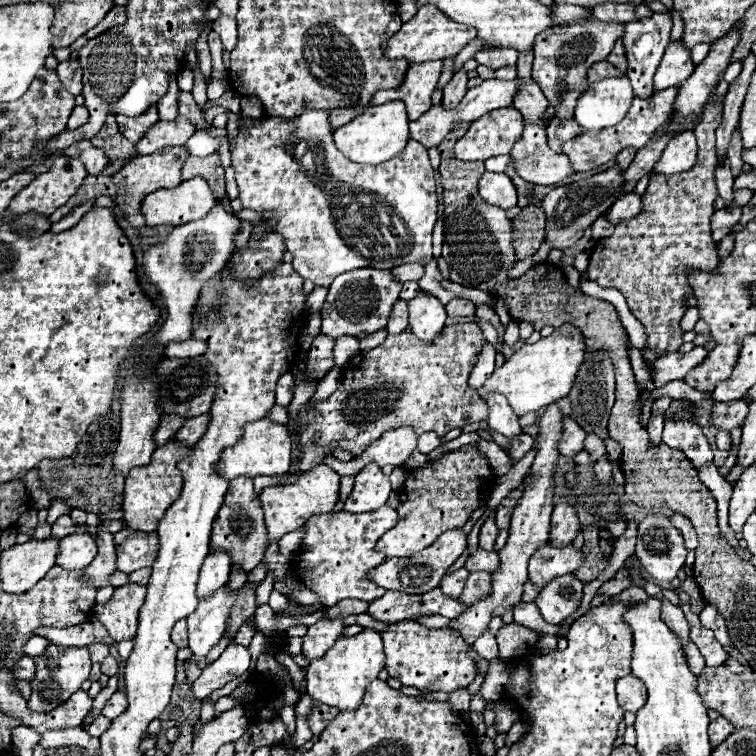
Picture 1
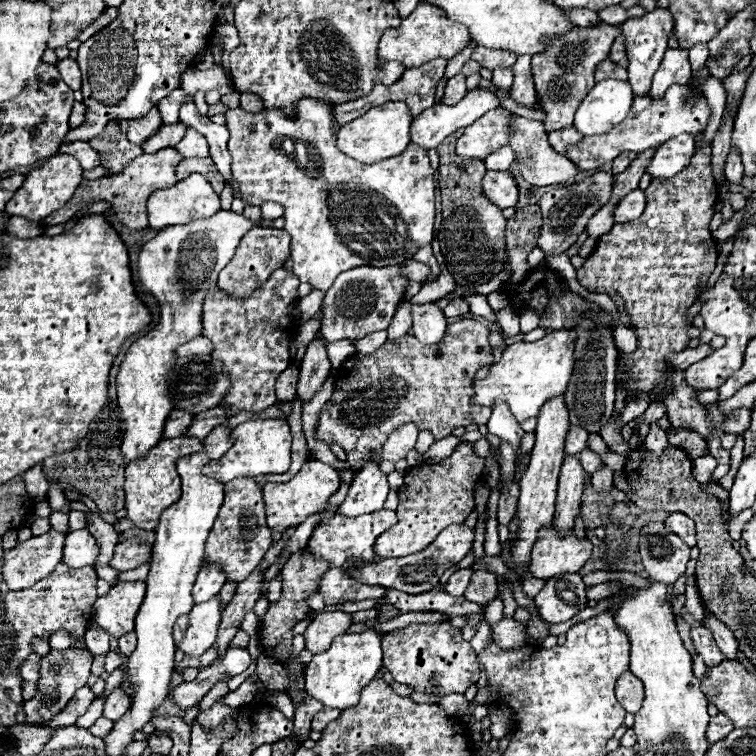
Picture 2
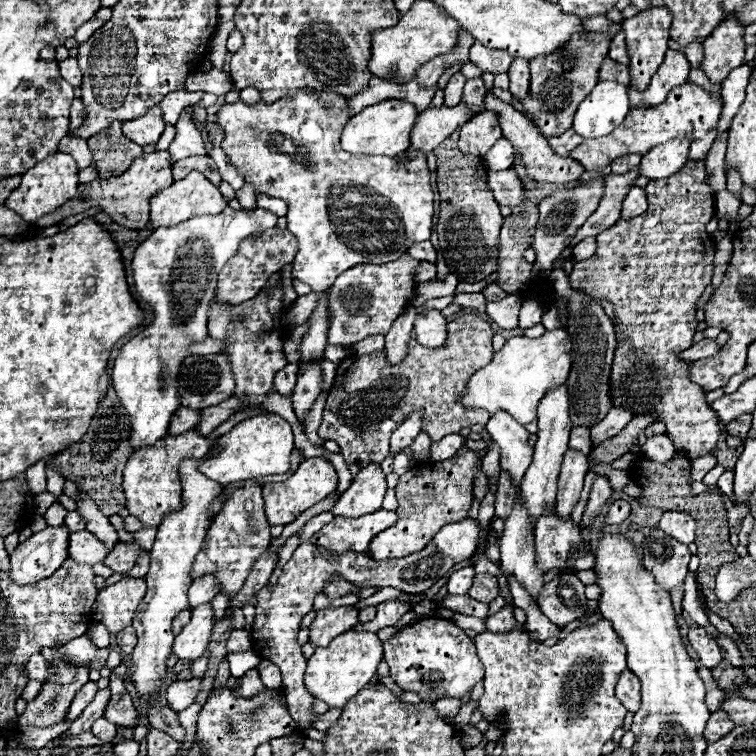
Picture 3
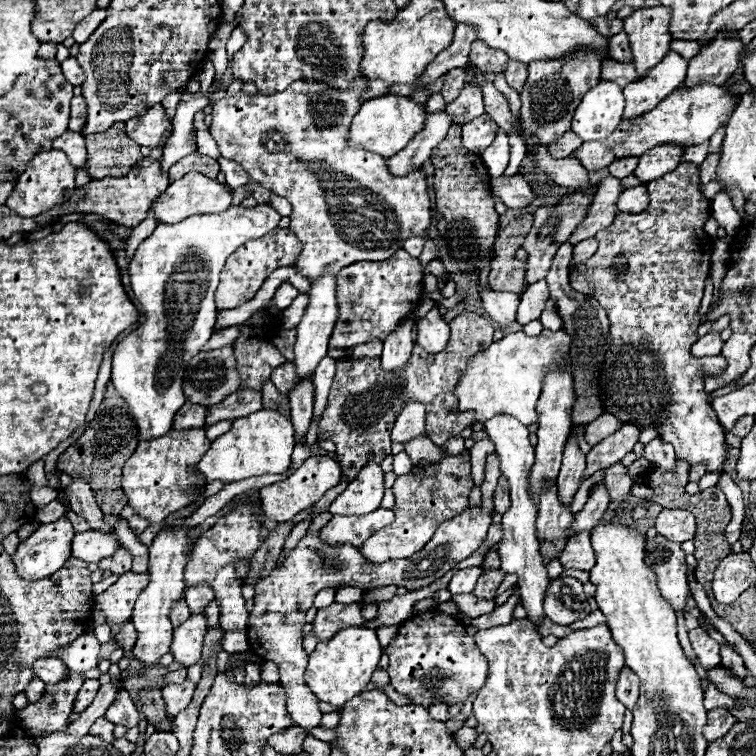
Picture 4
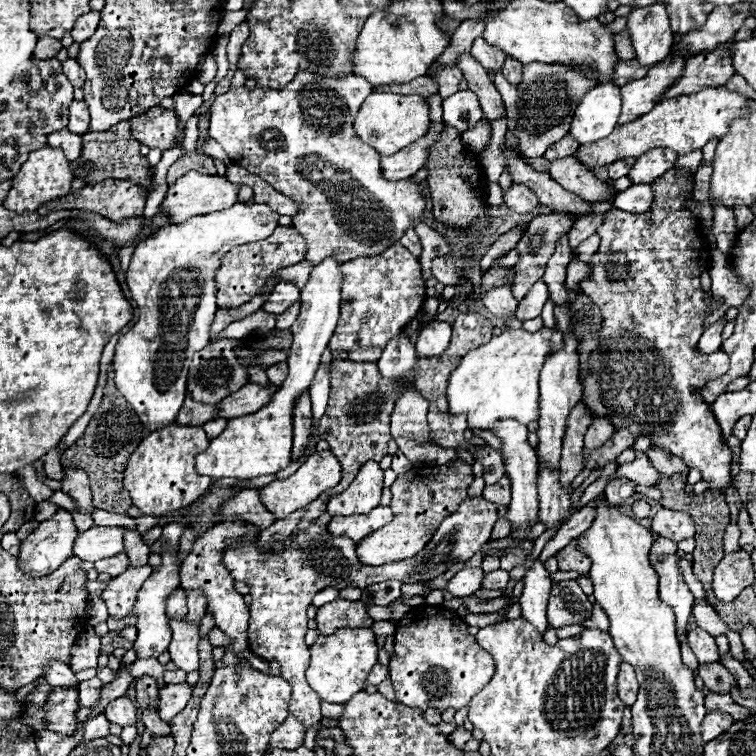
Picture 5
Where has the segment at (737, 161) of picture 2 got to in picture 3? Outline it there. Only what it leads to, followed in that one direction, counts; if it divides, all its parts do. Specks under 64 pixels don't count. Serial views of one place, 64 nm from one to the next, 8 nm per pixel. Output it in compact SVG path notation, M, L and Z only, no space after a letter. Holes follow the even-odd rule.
M730 170L726 176L728 176L728 192L732 192L732 194L740 196L740 188L744 186L744 184L742 184L740 174L738 174L736 170Z

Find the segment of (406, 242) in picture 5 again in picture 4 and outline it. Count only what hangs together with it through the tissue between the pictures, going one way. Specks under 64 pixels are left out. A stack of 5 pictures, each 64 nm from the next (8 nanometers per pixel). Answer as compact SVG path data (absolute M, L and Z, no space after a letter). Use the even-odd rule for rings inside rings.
M408 238L408 240L404 242L404 250L406 250L408 254L412 254L412 256L420 256L424 244L426 244L424 238Z

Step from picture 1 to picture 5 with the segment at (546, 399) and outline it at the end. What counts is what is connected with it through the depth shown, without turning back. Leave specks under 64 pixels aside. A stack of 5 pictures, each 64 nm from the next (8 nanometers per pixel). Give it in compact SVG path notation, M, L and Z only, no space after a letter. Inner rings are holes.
M542 328L534 334L518 330L506 330L502 336L494 336L488 344L468 352L460 366L450 374L448 380L448 402L450 402L450 414L466 414L468 416L468 428L470 430L488 430L492 422L500 418L514 418L520 424L536 422L538 416L538 376L542 370L542 364L552 356L556 350L564 346L564 336L558 330Z

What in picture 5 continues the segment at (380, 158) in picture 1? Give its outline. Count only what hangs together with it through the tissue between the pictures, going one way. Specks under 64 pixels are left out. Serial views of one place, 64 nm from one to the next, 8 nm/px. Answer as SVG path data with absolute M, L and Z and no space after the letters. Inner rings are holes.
M372 92L354 118L356 136L382 156L392 156L416 138L424 136L430 126L430 108L422 96L400 96L390 92Z

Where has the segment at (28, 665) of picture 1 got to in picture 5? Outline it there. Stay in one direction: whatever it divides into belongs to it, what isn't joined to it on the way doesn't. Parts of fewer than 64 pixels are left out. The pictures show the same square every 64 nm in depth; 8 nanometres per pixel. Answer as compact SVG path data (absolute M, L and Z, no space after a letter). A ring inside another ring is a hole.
M48 662L48 666L44 668L42 678L50 684L50 686L76 686L76 676L70 670L68 664L64 662Z

